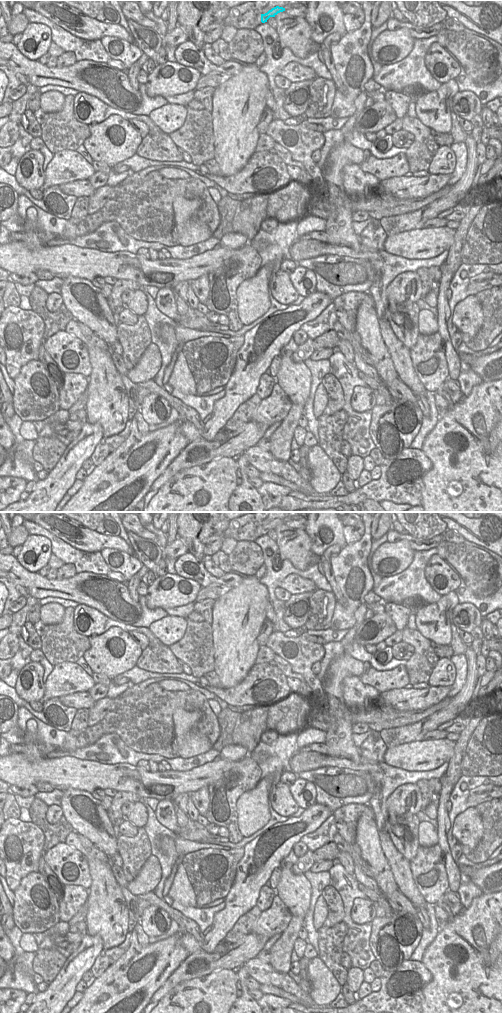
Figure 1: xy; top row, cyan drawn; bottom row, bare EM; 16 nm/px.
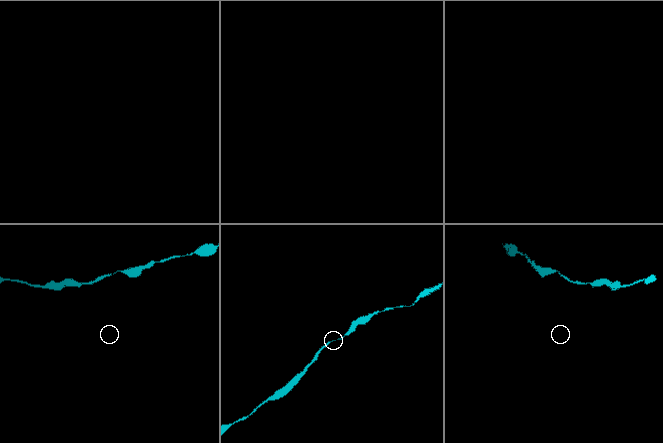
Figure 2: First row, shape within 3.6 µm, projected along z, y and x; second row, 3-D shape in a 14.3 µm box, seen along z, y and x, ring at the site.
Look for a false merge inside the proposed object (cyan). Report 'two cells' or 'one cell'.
one cell

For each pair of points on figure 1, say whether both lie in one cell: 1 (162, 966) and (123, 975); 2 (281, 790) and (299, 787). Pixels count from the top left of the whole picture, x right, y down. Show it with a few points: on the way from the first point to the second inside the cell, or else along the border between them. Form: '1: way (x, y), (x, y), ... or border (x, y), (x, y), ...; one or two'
1: way (152, 969), (138, 982), (133, 983); one
2: border (288, 786), (292, 798), (299, 806); two

